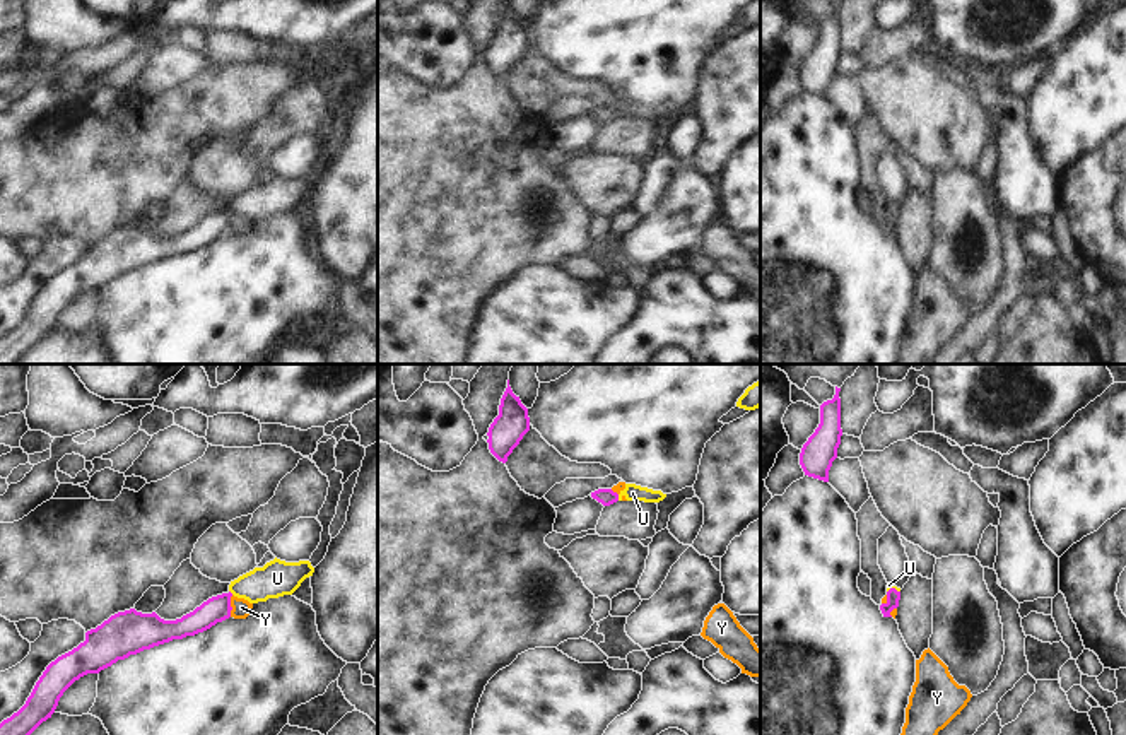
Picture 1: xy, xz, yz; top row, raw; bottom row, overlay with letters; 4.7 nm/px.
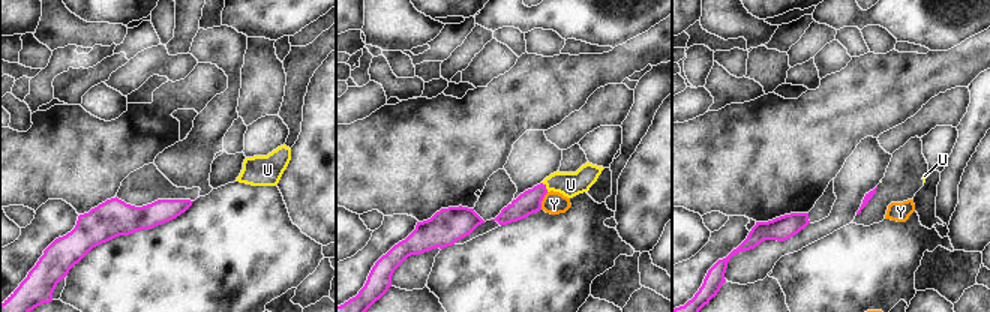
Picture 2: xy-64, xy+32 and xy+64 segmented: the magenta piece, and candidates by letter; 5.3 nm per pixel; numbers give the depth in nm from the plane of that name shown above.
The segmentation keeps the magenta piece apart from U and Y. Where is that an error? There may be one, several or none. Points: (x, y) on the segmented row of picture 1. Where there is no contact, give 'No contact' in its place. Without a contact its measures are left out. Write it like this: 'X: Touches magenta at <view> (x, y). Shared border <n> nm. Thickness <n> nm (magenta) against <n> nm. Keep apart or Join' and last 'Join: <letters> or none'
U: Touches magenta at xz (617, 498). Shared border 30 nm. Thickness 80 nm (magenta) against 80 nm. Join
Y: Touches magenta at xy (229, 605). Shared border 110 nm. Thickness 120 nm (magenta) against 90 nm. Keep apart
Join: U

